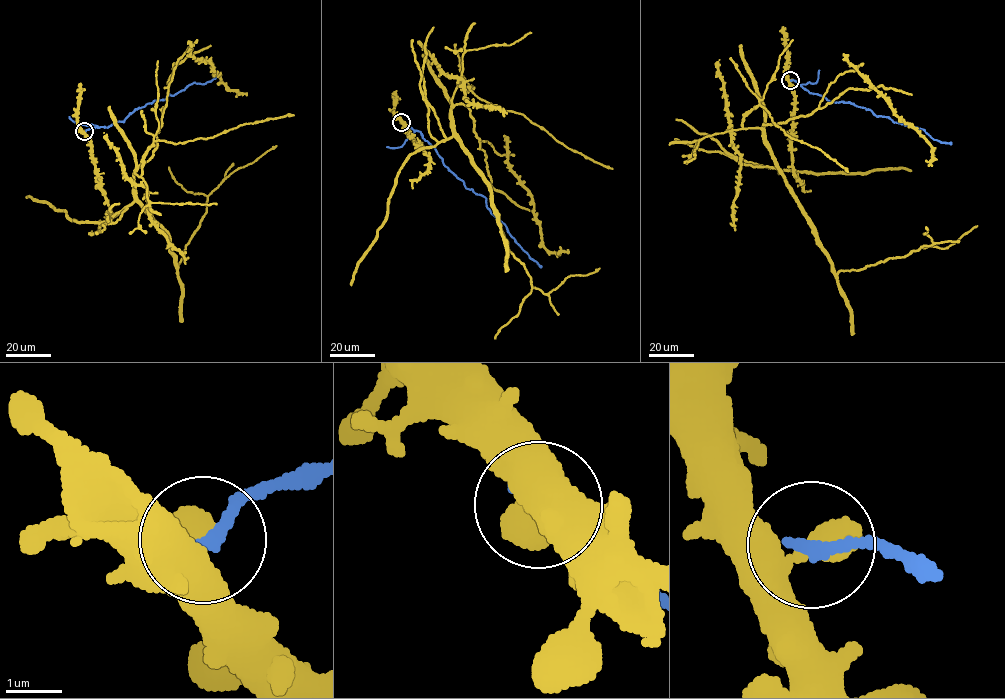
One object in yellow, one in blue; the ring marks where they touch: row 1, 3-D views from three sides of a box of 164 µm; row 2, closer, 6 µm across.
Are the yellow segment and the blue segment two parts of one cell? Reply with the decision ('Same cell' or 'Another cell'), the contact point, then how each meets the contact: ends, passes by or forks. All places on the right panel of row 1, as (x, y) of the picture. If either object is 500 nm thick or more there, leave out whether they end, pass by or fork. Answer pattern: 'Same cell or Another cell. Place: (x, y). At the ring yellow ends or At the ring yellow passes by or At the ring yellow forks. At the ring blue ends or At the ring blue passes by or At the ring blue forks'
Another cell. Place: (790, 80)

